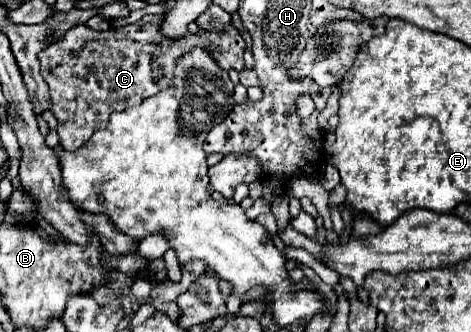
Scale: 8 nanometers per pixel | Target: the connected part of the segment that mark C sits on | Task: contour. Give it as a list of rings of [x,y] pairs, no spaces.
[[[144,16],[140,18],[138,22],[134,24],[128,24],[128,26],[122,26],[122,28],[114,28],[114,30],[104,30],[104,32],[98,32],[98,30],[92,30],[92,28],[86,28],[86,26],[74,26],[70,28],[56,44],[44,48],[38,58],[40,58],[40,66],[42,66],[42,76],[50,88],[50,112],[56,116],[58,120],[58,136],[60,136],[60,146],[64,150],[78,150],[80,146],[84,146],[92,134],[96,130],[102,130],[106,124],[108,124],[108,116],[112,112],[118,112],[118,110],[124,110],[124,108],[130,108],[130,106],[136,106],[140,104],[140,100],[152,96],[152,94],[158,94],[160,90],[164,90],[166,86],[170,86],[170,80],[172,80],[172,70],[174,70],[174,64],[176,60],[190,48],[194,46],[202,46],[206,50],[212,52],[212,56],[218,60],[218,64],[224,68],[224,70],[230,70],[230,68],[236,68],[236,70],[242,70],[244,68],[244,38],[240,36],[240,32],[234,28],[234,26],[228,26],[226,32],[198,32],[198,34],[186,34],[182,36],[180,40],[168,40],[164,36],[160,36],[158,32],[158,26],[160,26],[160,18],[162,16]]]

